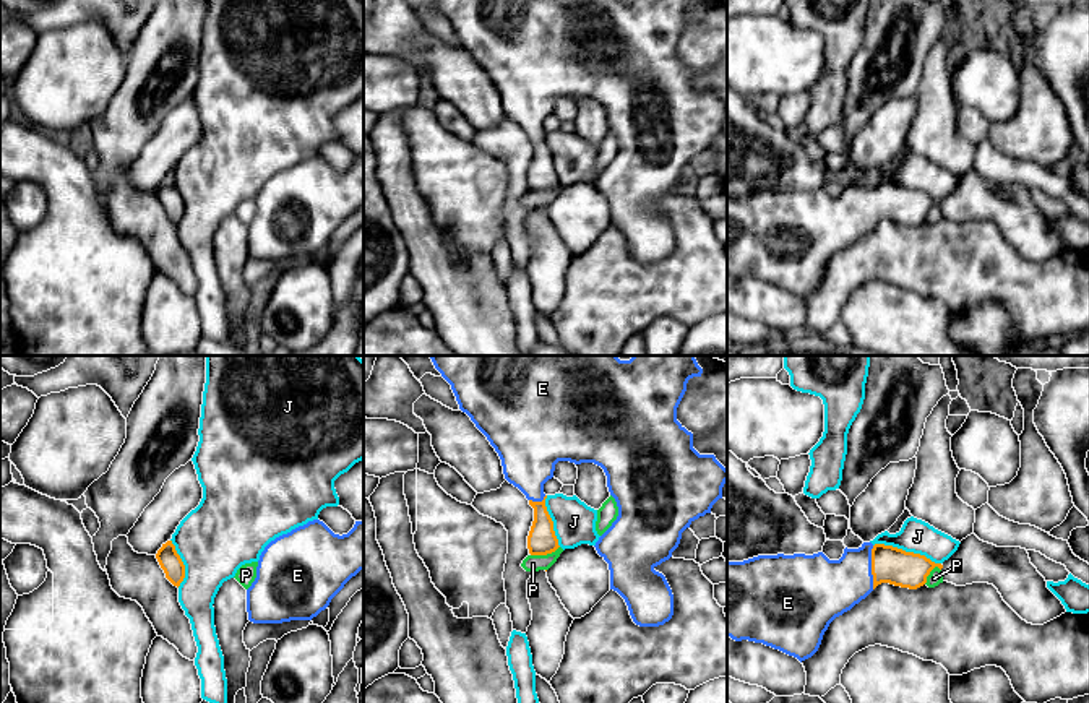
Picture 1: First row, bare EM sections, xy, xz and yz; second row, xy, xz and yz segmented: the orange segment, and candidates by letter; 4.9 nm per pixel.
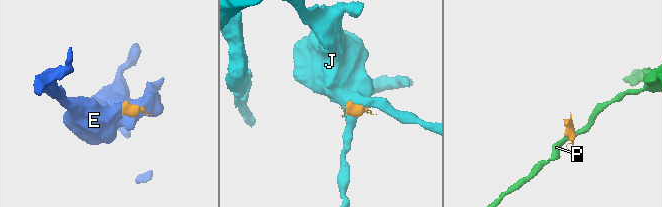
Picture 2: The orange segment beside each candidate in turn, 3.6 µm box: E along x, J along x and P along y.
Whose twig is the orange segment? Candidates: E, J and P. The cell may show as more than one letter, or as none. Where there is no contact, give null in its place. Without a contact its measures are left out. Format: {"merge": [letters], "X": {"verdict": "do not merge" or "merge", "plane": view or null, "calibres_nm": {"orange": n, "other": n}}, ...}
{"merge": ["E"], "E": {"verdict": "merge", "plane": "yz", "calibres_nm": {"orange": 180, "other": 280}}, "J": {"verdict": "do not merge", "plane": "yz", "calibres_nm": {"orange": 180, "other": 160}}, "P": {"verdict": "do not merge", "plane": "xz", "calibres_nm": {"orange": 140, "other": 80}}}

